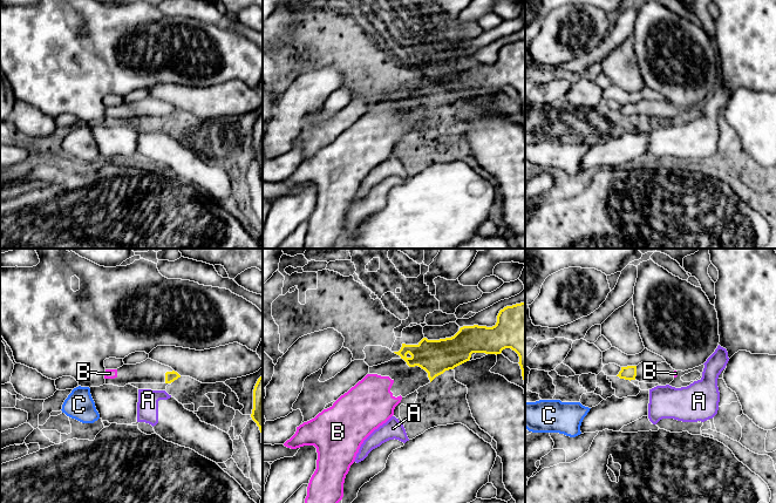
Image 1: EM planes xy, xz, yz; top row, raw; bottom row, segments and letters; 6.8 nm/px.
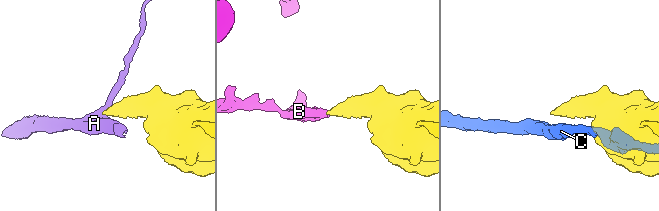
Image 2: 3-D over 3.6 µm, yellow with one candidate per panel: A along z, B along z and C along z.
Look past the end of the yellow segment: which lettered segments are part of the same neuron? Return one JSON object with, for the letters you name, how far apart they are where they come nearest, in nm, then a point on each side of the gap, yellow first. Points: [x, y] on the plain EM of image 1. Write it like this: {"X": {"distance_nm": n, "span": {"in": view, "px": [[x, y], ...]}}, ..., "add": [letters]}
{"B": {"distance_nm": 150, "span": {"in": "xz", "px": [[408, 102], [393, 117]]}}, "add": ["B"]}

